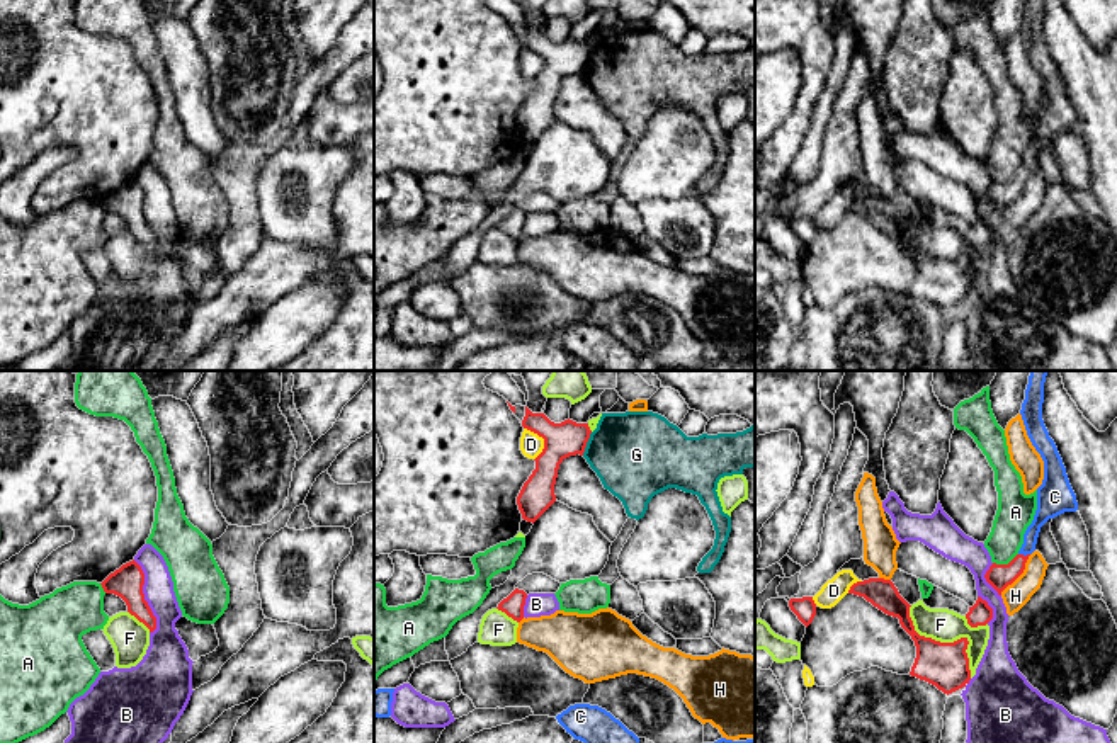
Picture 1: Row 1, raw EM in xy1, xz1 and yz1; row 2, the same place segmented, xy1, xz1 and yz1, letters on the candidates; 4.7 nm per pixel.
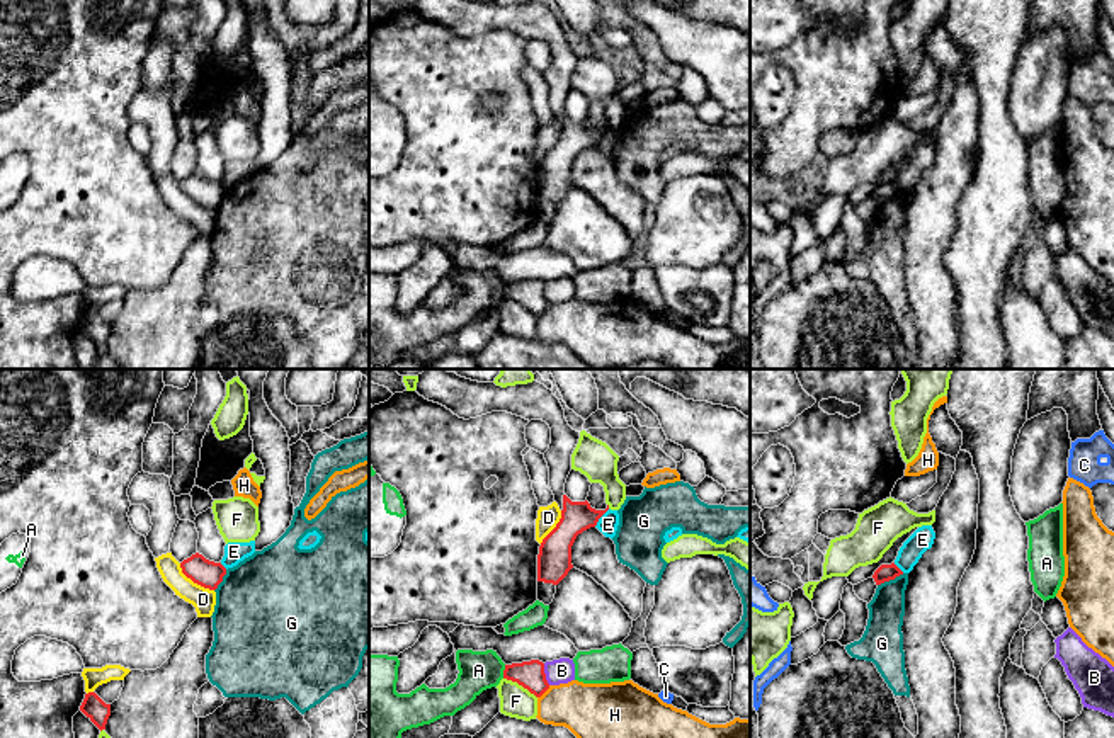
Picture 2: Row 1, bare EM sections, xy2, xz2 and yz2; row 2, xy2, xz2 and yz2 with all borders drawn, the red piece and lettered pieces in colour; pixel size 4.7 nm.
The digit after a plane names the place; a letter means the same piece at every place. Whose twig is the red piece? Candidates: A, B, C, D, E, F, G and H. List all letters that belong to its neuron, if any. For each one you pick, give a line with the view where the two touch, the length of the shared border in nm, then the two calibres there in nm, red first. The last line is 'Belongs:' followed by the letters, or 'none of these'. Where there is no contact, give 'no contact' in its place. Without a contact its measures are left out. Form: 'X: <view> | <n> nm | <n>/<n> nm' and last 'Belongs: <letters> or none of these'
C: yz1 | 60 nm | 110/100 nm
Belongs: C

